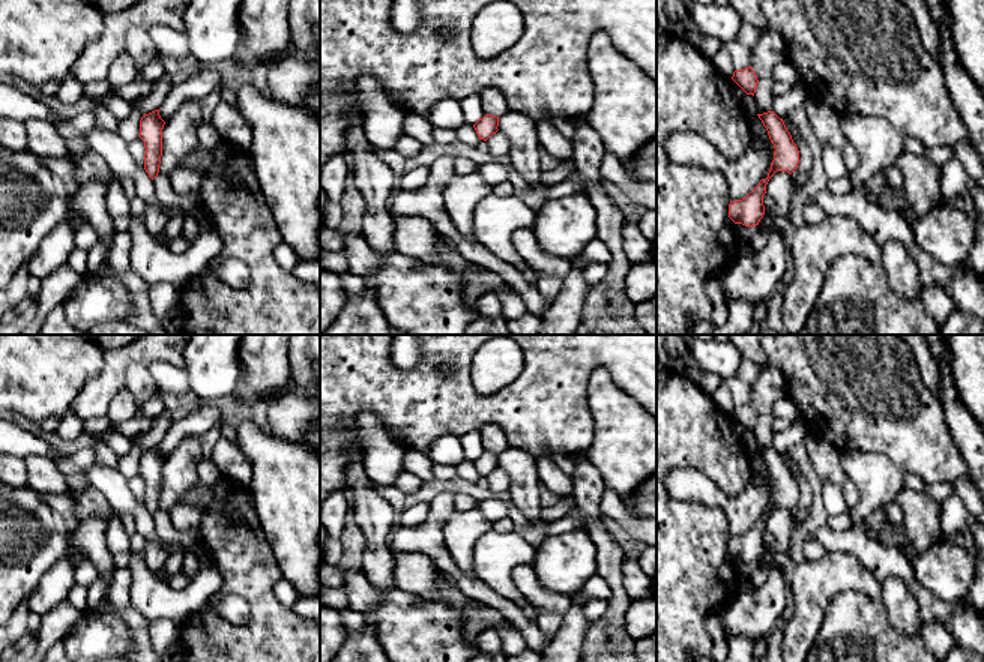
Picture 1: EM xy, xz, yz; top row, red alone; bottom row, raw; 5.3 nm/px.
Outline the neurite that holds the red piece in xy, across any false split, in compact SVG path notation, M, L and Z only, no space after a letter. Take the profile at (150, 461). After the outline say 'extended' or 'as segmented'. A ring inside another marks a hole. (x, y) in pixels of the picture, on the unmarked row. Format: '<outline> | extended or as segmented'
M159 446L144 450L140 456L140 474L144 477L144 506L153 516L159 509L162 492L162 465L165 458L159 452Z | as segmented

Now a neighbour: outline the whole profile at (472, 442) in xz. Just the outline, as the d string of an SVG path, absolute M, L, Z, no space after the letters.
M478 429L460 437L460 443L466 458L470 461L475 461L479 455L485 452L485 447L482 446L482 437Z

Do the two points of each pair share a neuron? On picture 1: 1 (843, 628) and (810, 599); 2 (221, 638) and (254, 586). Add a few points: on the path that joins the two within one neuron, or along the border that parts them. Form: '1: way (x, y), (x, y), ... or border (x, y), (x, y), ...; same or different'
1: border (852, 590), (839, 593), (830, 602), (817, 634); different
2: way (239, 638), (257, 622), (257, 604); same

